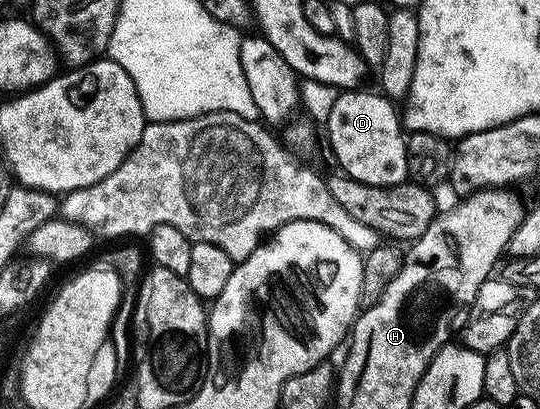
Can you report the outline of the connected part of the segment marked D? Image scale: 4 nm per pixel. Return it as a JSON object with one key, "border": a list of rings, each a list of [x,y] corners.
{"border":[[[340,90],[325,122],[331,151],[339,162],[338,170],[370,187],[395,187],[408,182],[407,140],[396,104],[378,90],[347,90]]]}

